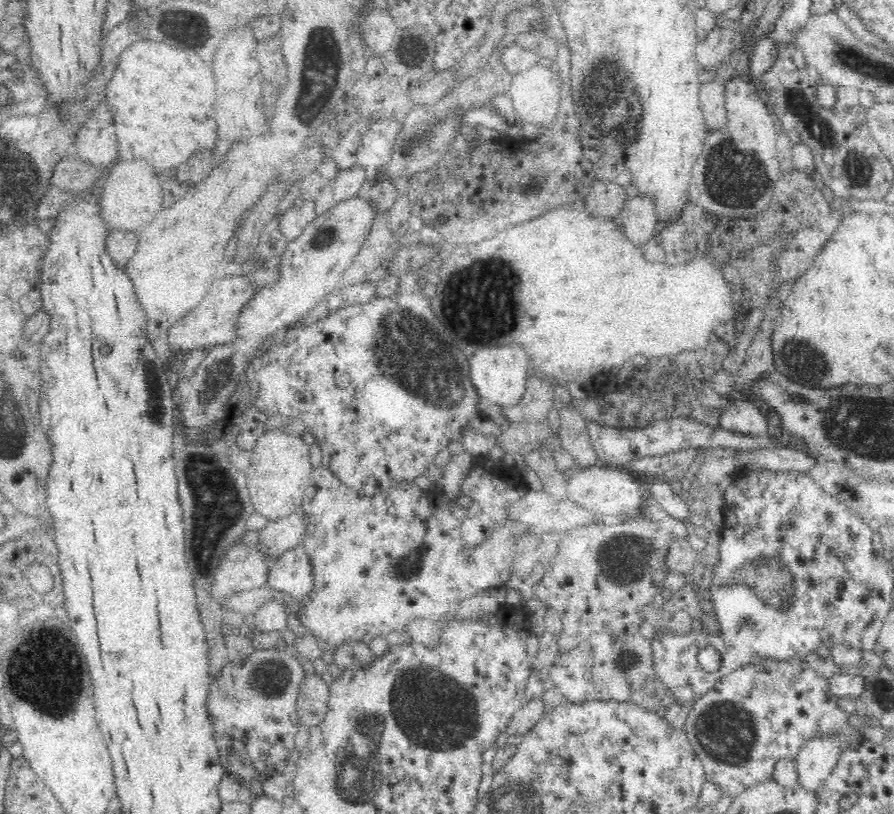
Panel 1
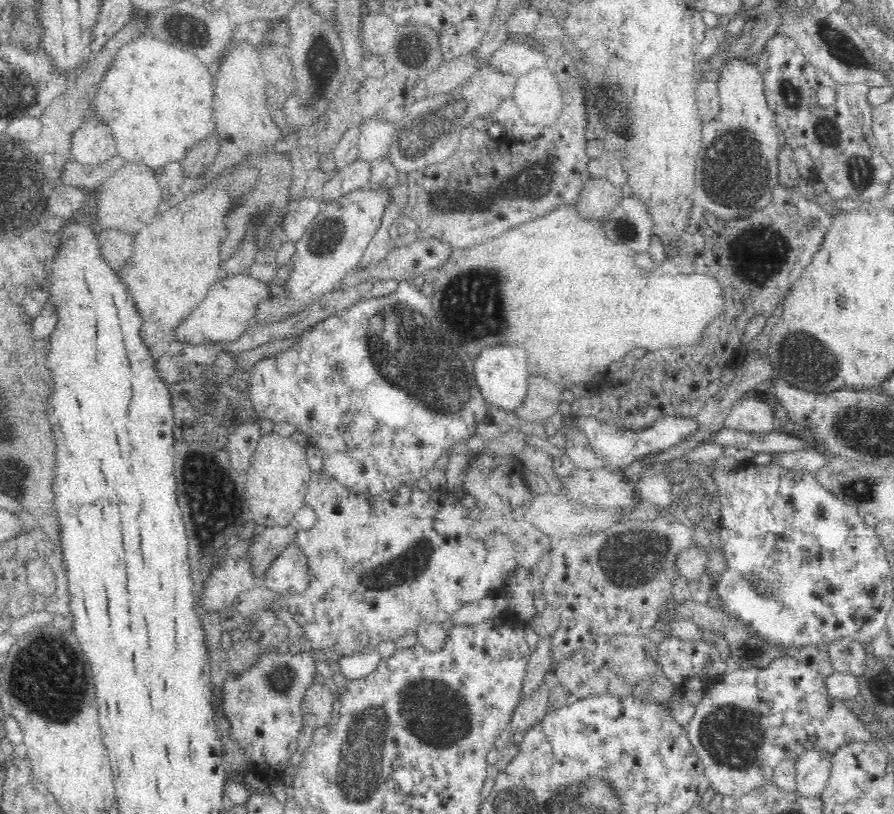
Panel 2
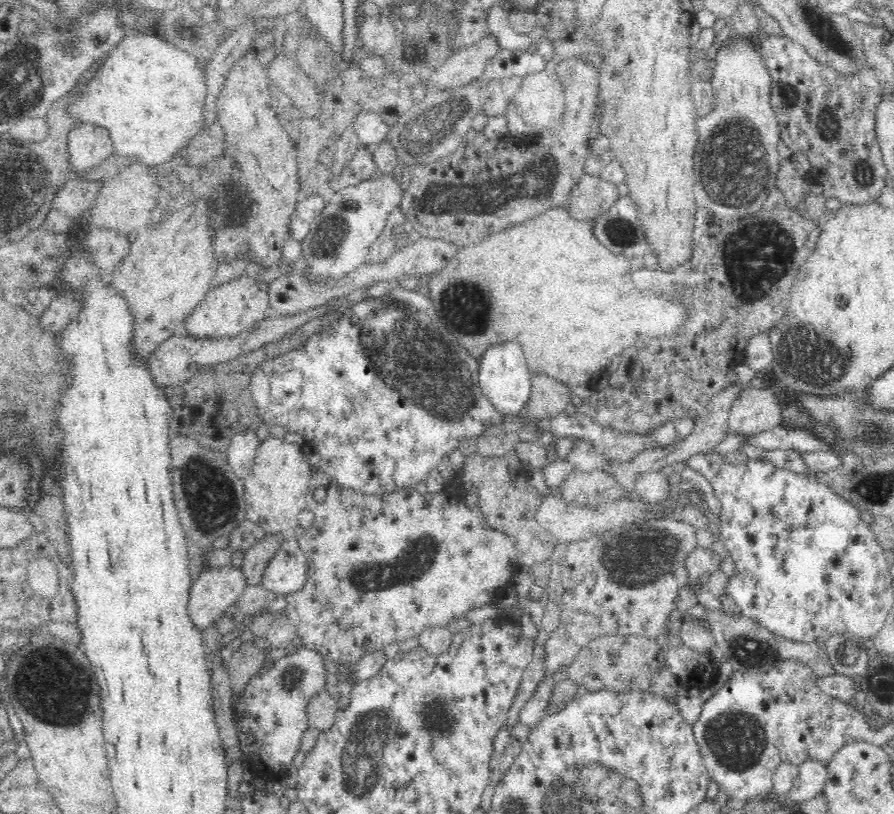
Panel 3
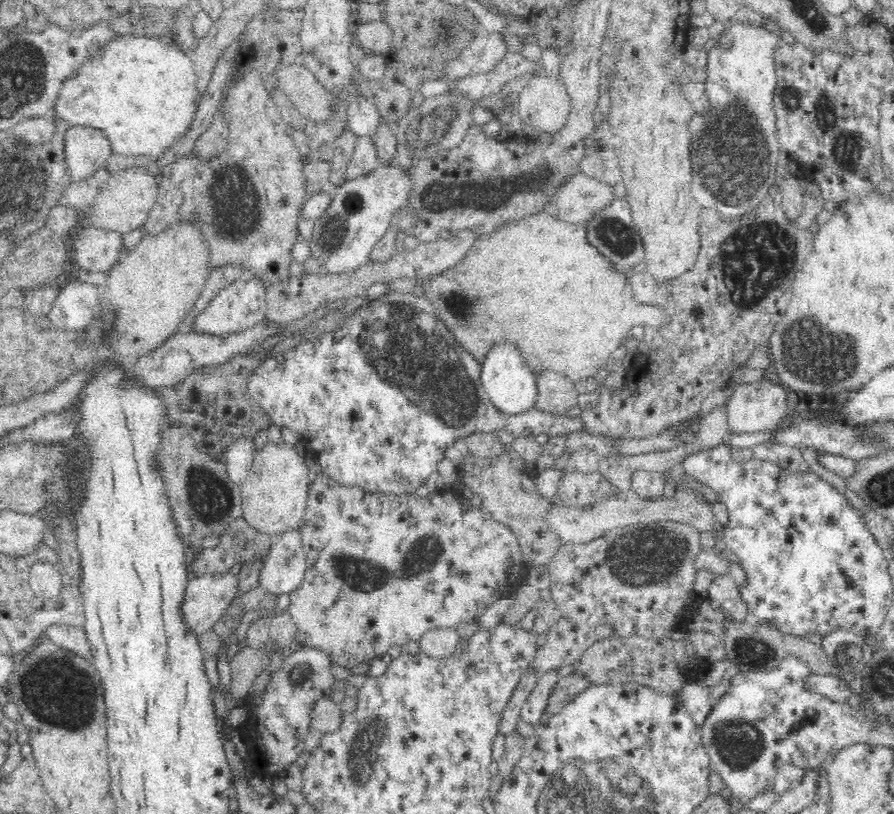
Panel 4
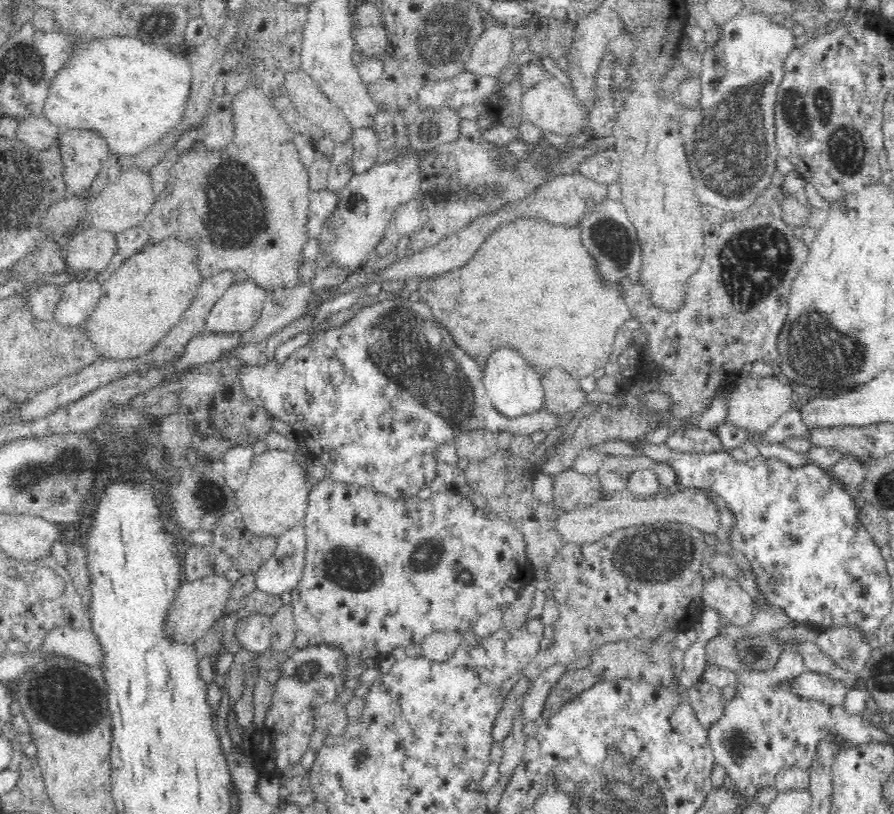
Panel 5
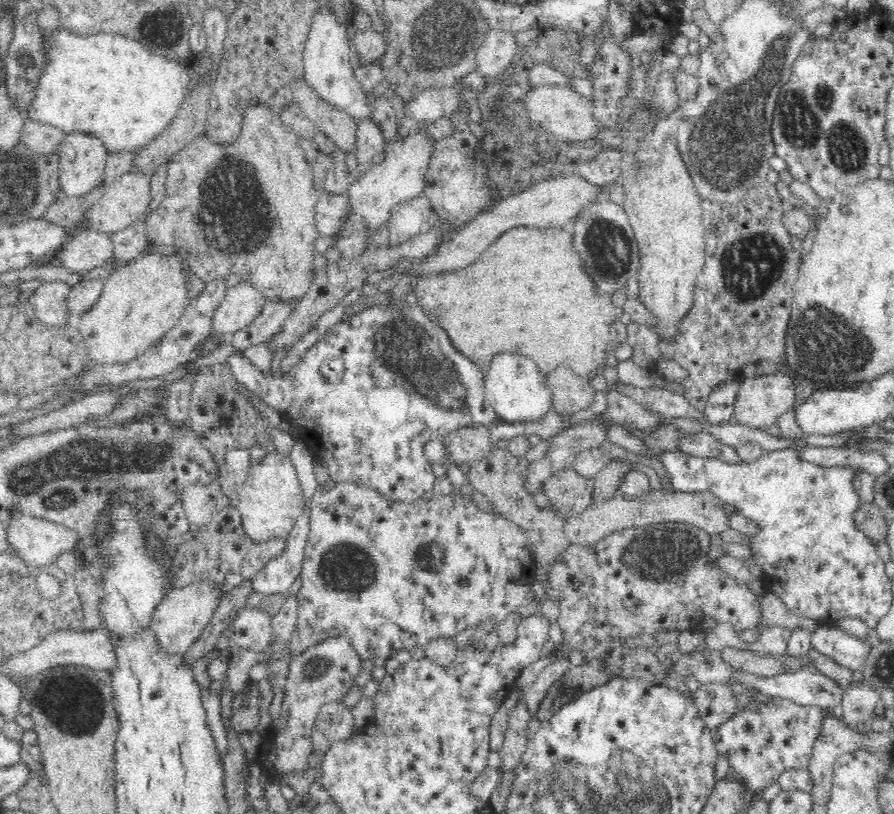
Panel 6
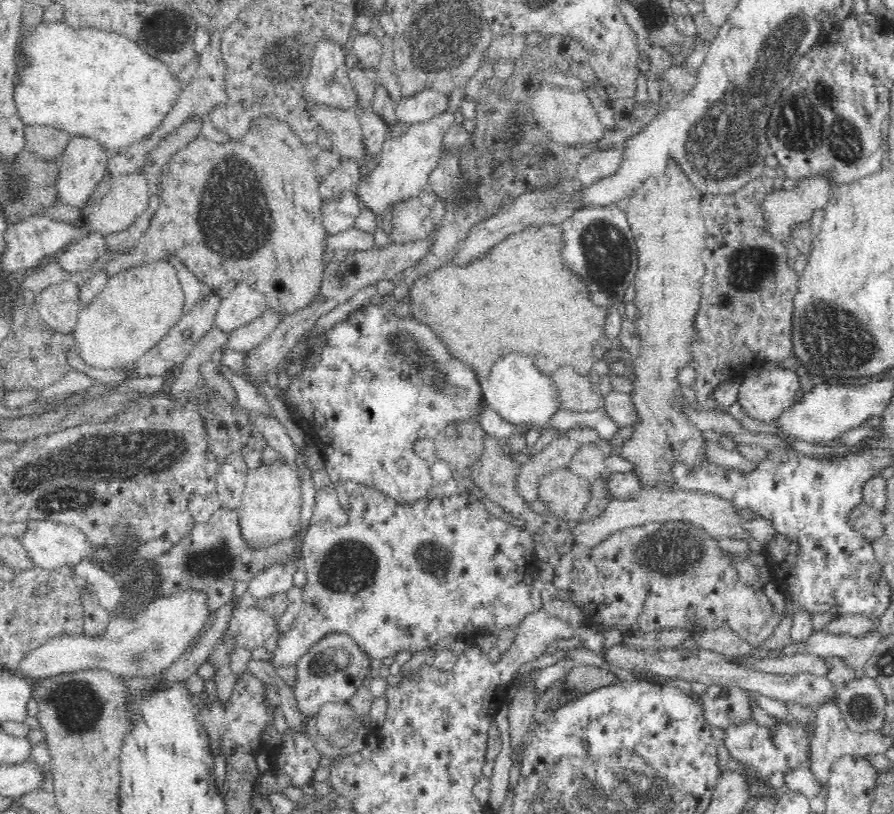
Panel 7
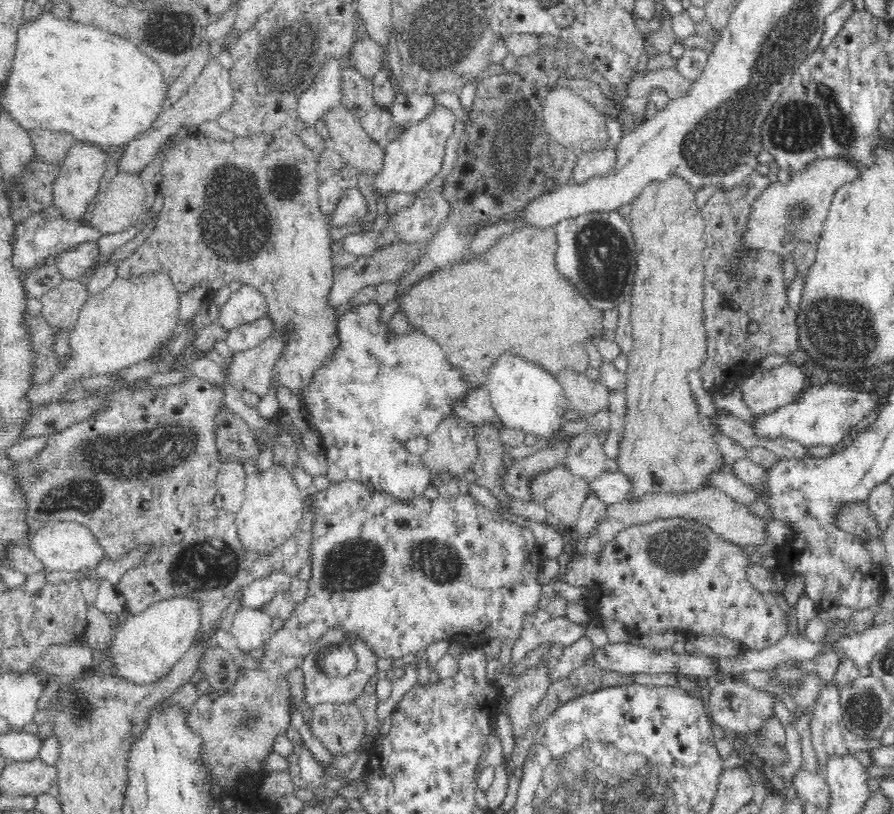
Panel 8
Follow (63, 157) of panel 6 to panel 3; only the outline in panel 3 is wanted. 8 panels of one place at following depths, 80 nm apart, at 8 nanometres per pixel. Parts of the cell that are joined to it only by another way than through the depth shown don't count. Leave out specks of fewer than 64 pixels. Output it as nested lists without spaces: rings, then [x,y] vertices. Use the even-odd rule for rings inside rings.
[[[82,124],[80,128],[72,129],[67,142],[70,162],[86,173],[114,152],[108,130],[102,126],[88,126],[90,124]]]

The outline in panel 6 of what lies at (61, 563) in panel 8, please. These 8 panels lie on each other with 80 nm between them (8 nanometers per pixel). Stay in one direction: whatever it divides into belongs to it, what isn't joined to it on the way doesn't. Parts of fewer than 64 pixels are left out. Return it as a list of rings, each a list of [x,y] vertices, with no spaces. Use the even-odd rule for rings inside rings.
[[[26,514],[11,518],[4,523],[4,527],[10,550],[32,567],[49,564],[54,569],[58,556],[64,552],[73,552],[80,540],[80,536],[69,528],[64,528],[64,524]]]

